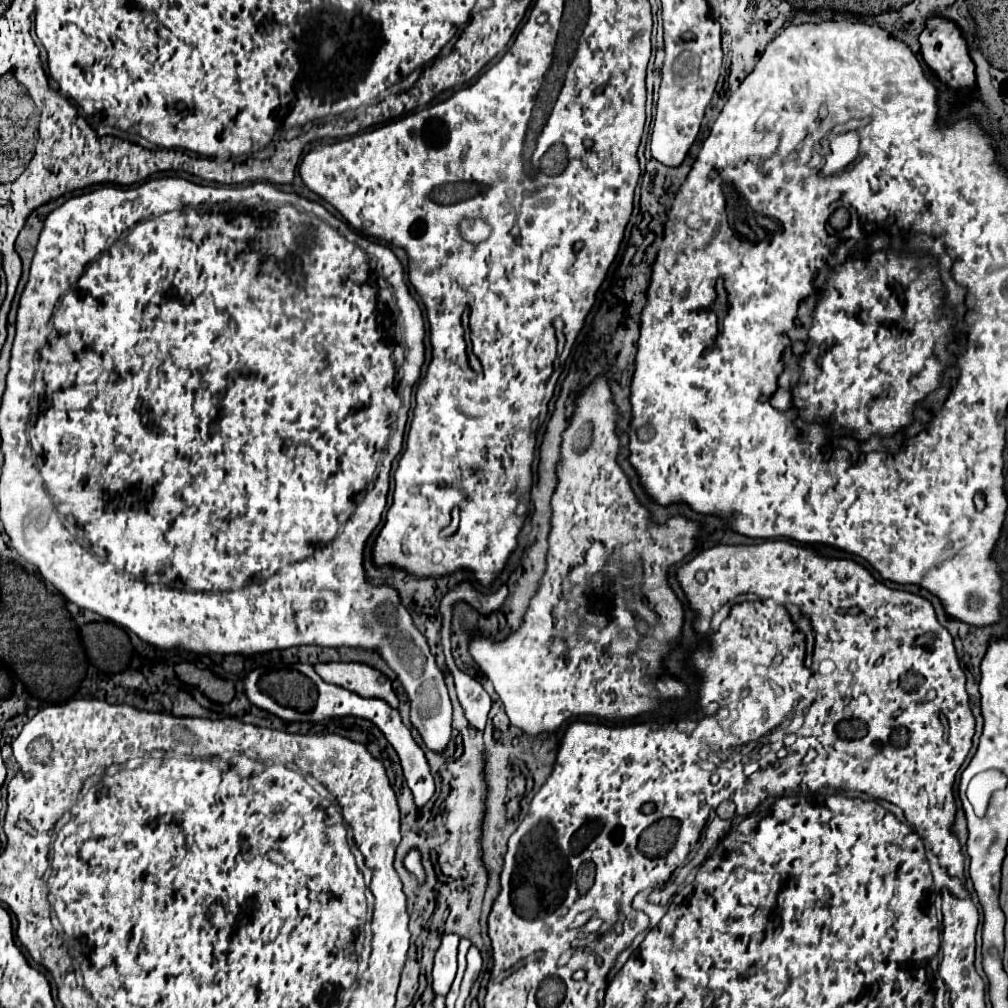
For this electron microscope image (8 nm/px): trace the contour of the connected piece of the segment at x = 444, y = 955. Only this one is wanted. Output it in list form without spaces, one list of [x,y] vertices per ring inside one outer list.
[[[446,934],[442,938],[440,948],[434,956],[434,968],[432,968],[432,990],[438,996],[446,996],[452,980],[456,976],[456,948],[458,948],[460,936]]]

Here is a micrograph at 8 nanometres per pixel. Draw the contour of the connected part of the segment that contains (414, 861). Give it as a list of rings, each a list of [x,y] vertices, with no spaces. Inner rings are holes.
[[[410,850],[408,856],[404,858],[404,866],[410,874],[414,874],[418,878],[418,882],[422,884],[424,882],[424,868],[422,868],[422,862],[420,862],[420,852],[418,850]]]

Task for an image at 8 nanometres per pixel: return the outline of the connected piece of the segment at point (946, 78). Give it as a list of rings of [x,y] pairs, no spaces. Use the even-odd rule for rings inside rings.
[[[932,16],[926,20],[926,28],[920,34],[920,52],[924,56],[924,62],[936,72],[936,76],[948,84],[950,88],[972,88],[976,84],[974,76],[974,62],[968,56],[968,46],[964,40],[962,30],[952,20],[946,20],[942,16]]]

